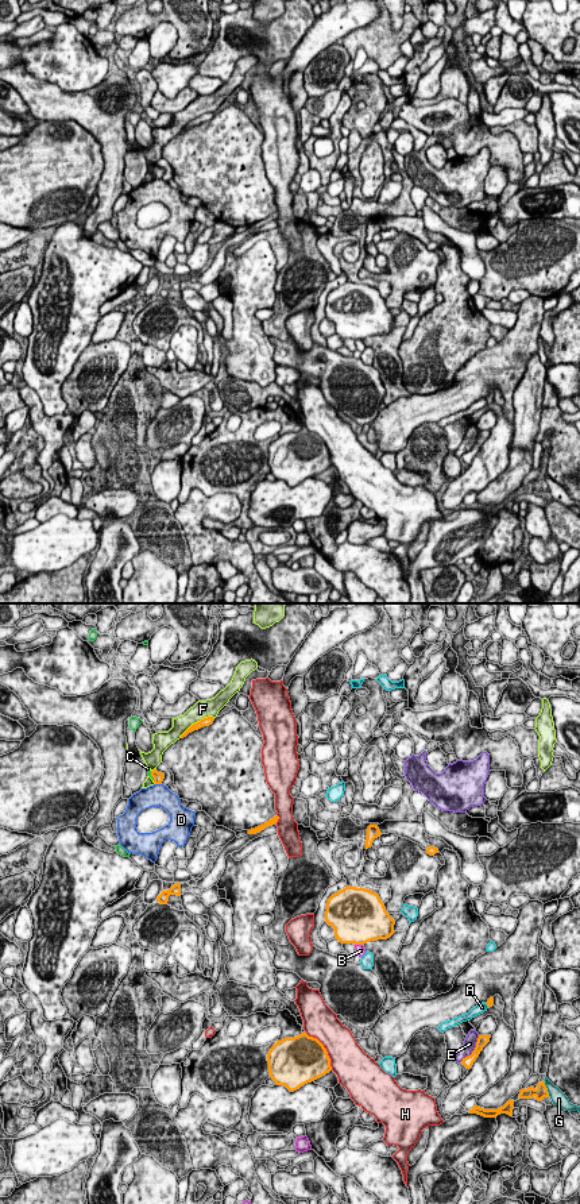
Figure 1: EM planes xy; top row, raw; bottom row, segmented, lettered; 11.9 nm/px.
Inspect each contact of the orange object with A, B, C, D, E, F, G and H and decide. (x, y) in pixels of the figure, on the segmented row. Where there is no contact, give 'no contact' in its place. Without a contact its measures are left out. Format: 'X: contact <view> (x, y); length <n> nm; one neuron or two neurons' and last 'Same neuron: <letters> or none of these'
A: contact xy (487, 1004); length 70 nm; two neurons
B: contact xy (359, 944); length 100 nm; two neurons
C: contact xy (151, 775); length 120 nm; one neuron
D: contact xy (158, 783); length 80 nm; two neurons
E: contact xy (474, 1050); length 400 nm; two neurons
F: contact xy (197, 722); length 480 nm; two neurons
G: contact xy (546, 1089); length 200 nm; two neurons
H: contact xy (325, 1049); length 550 nm; two neurons
Same neuron: C

